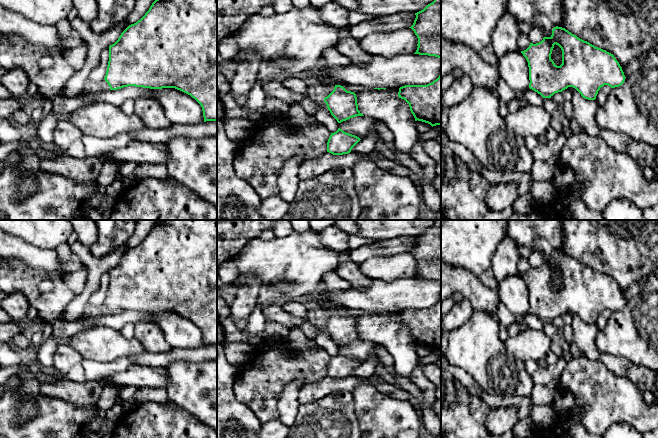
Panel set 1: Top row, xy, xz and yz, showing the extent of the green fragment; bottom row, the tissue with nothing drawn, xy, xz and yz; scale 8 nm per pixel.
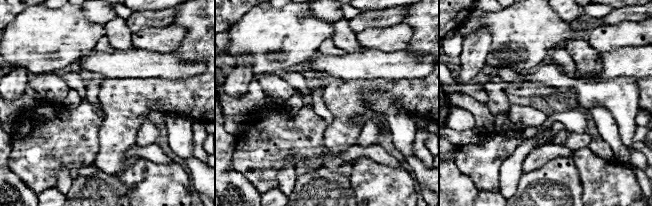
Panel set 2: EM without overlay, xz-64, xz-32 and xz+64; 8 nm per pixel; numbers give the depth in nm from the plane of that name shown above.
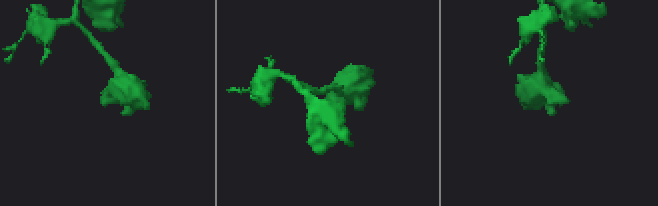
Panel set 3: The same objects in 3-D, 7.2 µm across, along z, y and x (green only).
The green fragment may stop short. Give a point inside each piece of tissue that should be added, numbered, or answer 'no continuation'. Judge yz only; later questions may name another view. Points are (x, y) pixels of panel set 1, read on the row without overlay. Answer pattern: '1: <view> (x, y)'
no continuation

